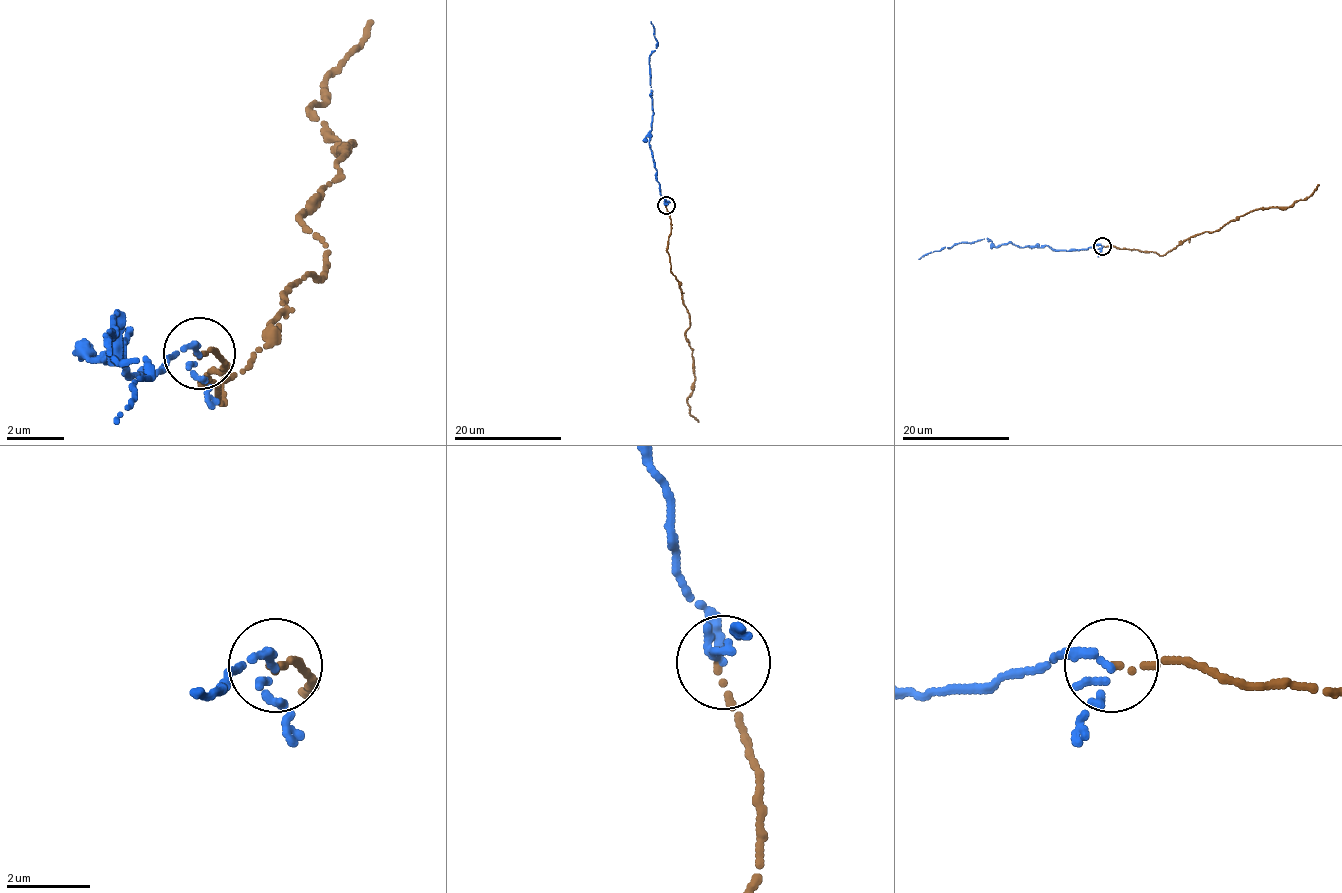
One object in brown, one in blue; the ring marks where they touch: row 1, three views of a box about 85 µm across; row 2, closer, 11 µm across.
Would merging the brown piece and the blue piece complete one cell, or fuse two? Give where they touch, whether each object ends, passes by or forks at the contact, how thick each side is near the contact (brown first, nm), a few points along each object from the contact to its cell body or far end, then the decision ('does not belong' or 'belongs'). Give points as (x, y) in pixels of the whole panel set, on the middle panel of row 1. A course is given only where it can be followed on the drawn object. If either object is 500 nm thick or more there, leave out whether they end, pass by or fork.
place (666, 205); brown ends; blue passes by; calibres 130 and 170 nm; course brown (665, 205), (671, 218), (666, 252), (689, 314), (685, 339), (692, 349), (693, 390), (687, 401), (699, 421); course blue (666, 205), (660, 193), (649, 146), (653, 112), (649, 55), (657, 43), (650, 21); belongs

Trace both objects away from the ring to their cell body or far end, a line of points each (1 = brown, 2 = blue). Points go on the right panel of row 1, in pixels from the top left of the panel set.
1: (1102, 246), (1164, 255), (1193, 235), (1211, 232), (1255, 209), (1287, 207), (1305, 200), (1318, 184)
2: (1102, 246), (1067, 251), (1047, 246), (1019, 247), (1009, 242), (996, 247), (991, 240), (981, 239), (918, 259)

